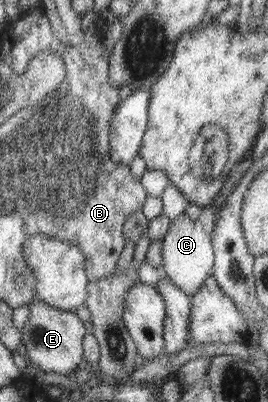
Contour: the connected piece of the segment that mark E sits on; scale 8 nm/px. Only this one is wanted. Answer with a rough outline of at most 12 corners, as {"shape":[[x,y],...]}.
{"shape":[[34,299],[22,330],[40,372],[86,364],[88,328],[76,311]]}

